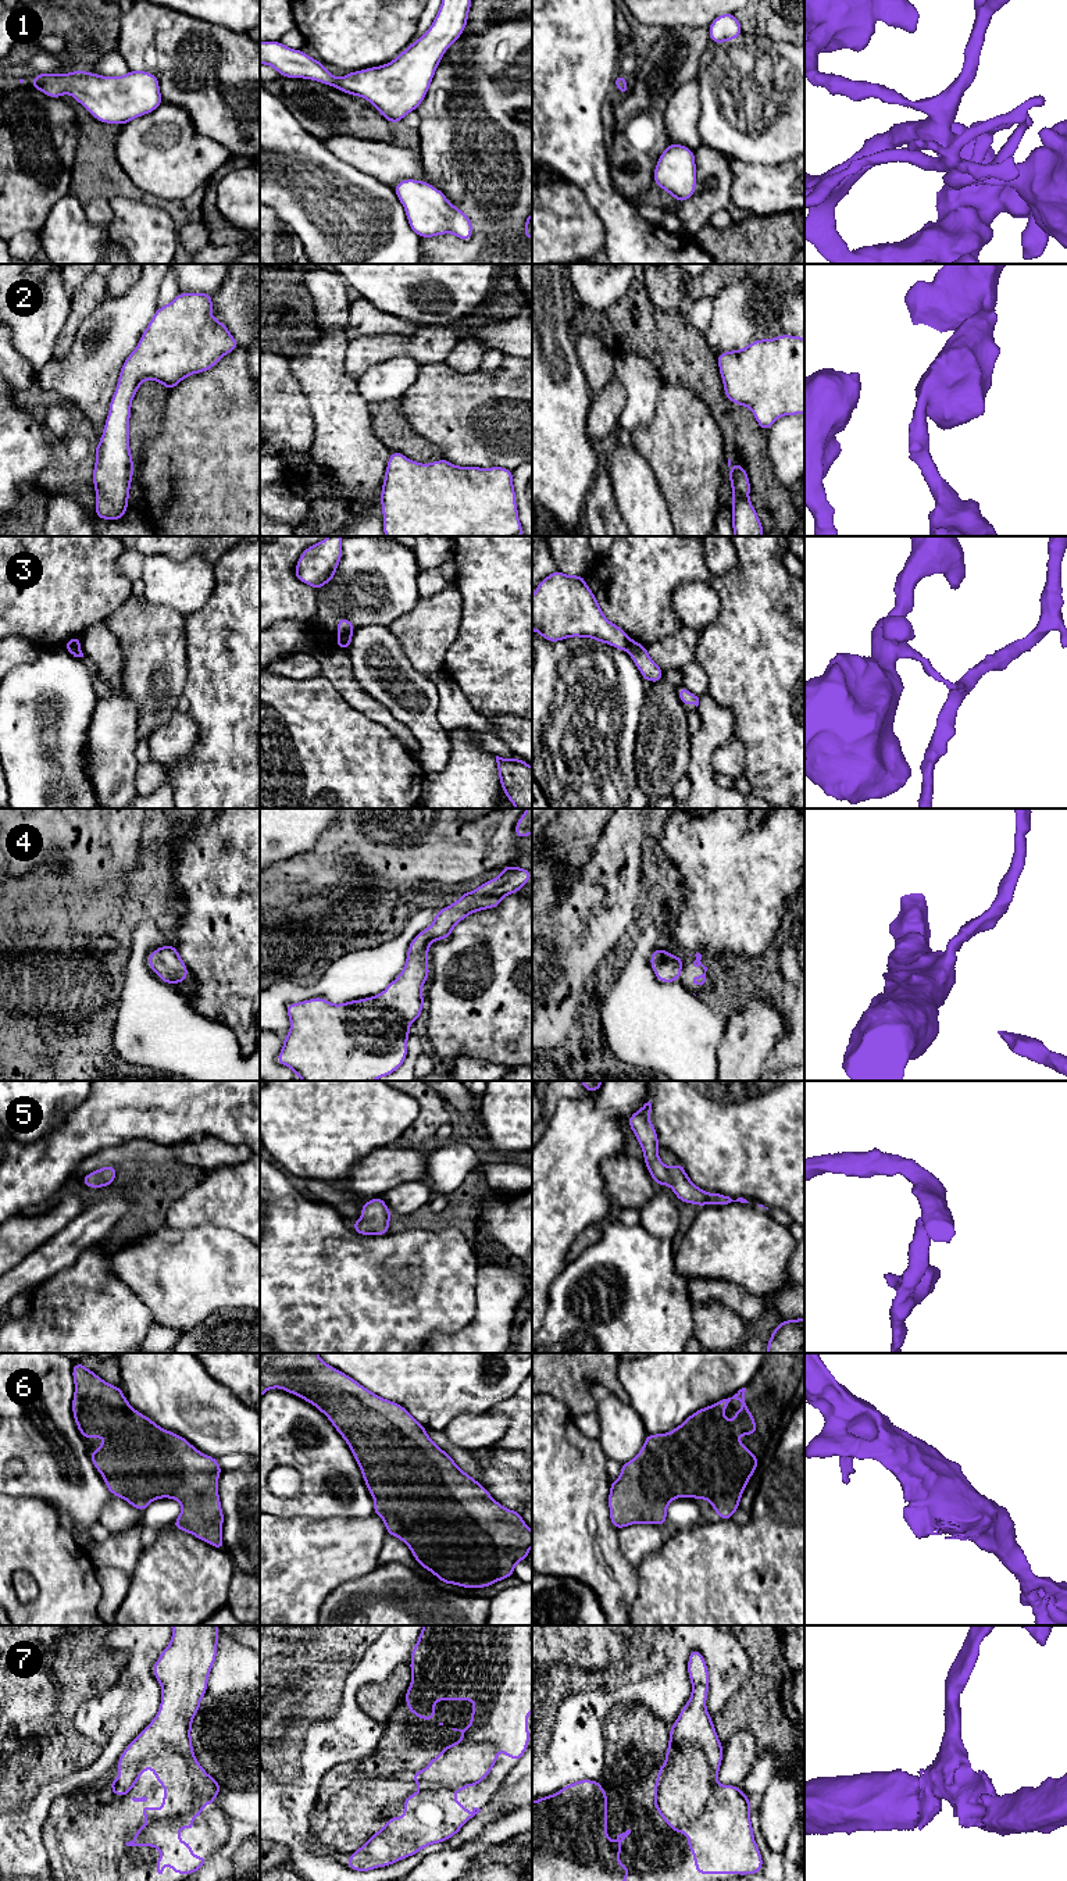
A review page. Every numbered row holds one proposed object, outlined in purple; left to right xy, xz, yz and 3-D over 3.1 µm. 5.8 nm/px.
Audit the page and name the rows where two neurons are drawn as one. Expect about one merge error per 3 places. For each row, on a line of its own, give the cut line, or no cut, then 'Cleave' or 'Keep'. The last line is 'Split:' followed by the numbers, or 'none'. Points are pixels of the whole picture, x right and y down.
1: No split. Keep
2: No split. Keep
3: Split along xz (350, 632), (338, 635). Cleave
4: No split. Keep
5: No split. Keep
6: No split. Keep
7: No split. Keep
Split: 3

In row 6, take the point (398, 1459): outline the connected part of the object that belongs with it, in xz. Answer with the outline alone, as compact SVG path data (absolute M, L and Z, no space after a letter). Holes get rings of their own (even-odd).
M260 1353L260 1398L271 1388L281 1388L324 1413L347 1442L374 1496L374 1514L382 1517L388 1535L402 1539L414 1559L443 1584L463 1588L486 1588L514 1575L514 1566L529 1557L532 1531L520 1511L508 1510L490 1498L489 1491L465 1474L442 1450L403 1406L365 1389L347 1374L322 1361L318 1353Z

